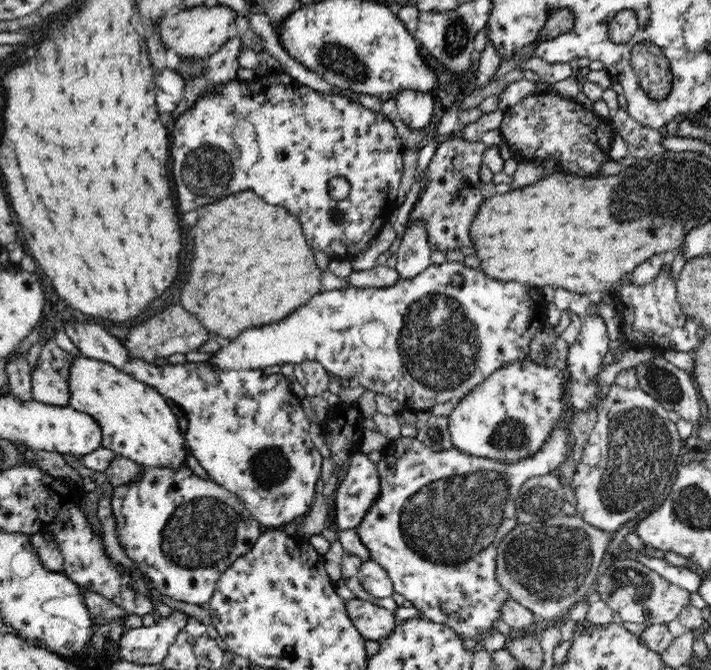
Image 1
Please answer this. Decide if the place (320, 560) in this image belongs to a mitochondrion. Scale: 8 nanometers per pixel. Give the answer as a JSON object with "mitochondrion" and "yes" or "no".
{"mitochondrion":"no"}

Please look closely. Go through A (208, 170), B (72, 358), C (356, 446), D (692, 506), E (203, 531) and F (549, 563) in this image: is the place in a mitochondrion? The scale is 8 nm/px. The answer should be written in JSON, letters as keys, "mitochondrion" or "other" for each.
{"A":"mitochondrion","B":"other","C":"other","D":"mitochondrion","E":"mitochondrion","F":"mitochondrion"}

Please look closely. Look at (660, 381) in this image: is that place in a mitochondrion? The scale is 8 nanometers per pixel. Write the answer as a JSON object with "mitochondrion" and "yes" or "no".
{"mitochondrion":"yes"}

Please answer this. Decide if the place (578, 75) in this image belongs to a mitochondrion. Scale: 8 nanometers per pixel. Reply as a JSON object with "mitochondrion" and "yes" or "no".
{"mitochondrion":"no"}

